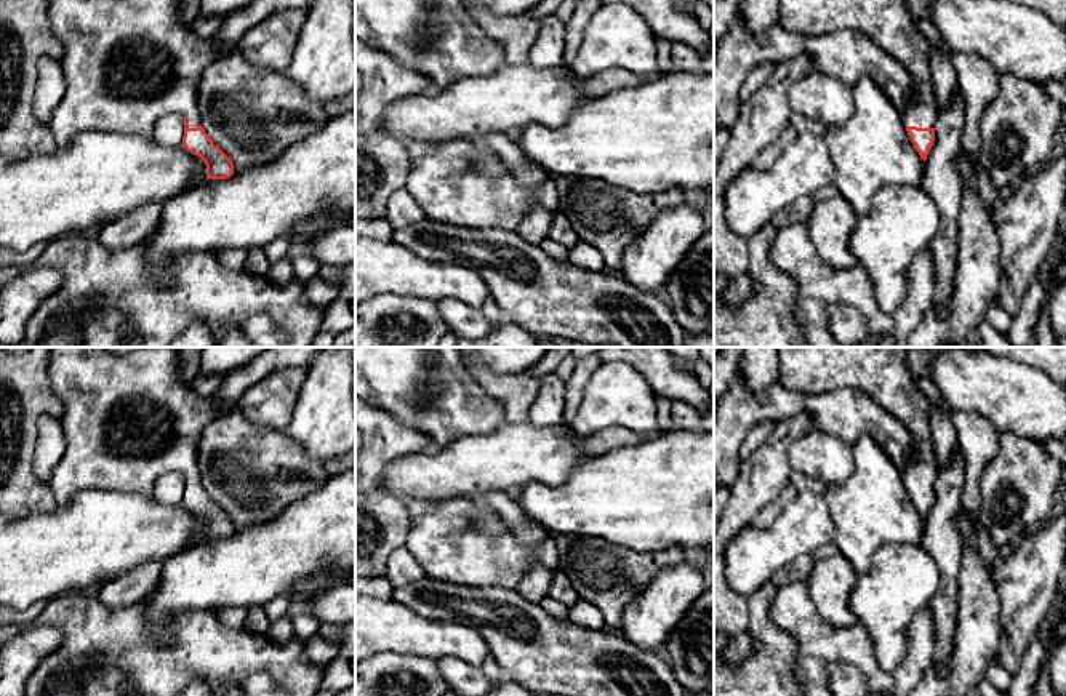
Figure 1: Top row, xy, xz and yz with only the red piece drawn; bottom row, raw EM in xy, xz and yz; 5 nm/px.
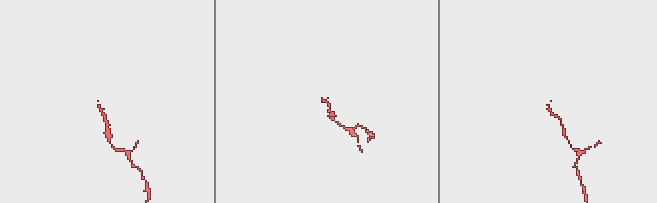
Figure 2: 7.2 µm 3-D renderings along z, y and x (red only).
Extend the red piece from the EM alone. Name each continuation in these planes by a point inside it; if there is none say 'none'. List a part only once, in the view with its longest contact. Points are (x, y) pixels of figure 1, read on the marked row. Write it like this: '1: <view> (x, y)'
1: yz (887, 23)

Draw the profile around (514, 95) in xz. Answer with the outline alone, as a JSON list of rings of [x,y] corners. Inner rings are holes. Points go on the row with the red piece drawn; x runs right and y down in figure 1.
[[[528,62],[504,64],[480,77],[459,78],[453,85],[389,104],[378,134],[403,141],[445,142],[485,139],[491,131],[511,133],[527,123],[557,128],[568,120],[576,107],[591,99],[578,88],[573,75],[563,75],[557,67],[535,69]]]

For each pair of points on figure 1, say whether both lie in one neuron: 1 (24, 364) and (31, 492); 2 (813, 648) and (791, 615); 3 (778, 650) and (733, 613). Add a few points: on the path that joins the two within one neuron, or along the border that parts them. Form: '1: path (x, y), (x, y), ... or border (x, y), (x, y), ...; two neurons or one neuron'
1: path (24, 396), (24, 460); one neuron
2: path (813, 640), (799, 623); one neuron
3: border (746, 599), (748, 629); two neurons

